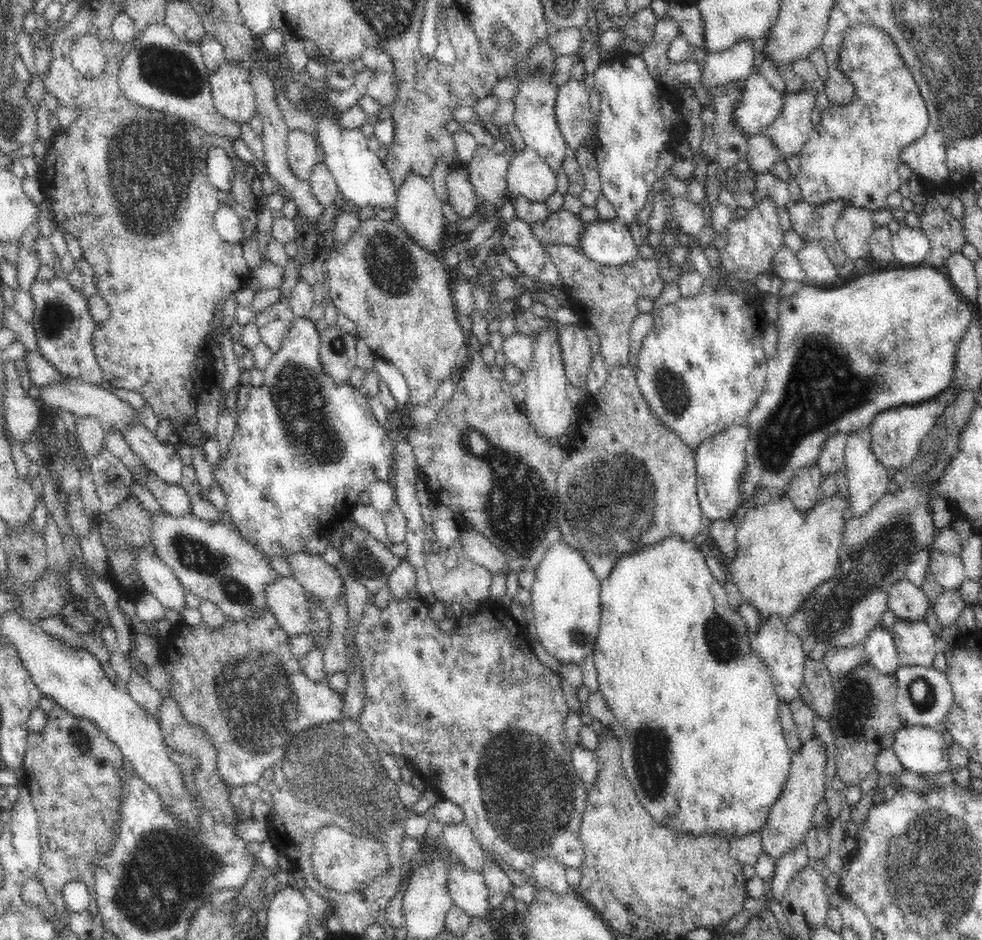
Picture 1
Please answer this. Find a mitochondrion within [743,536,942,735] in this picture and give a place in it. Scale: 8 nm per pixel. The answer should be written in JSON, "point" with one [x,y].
{"point":[923,694]}

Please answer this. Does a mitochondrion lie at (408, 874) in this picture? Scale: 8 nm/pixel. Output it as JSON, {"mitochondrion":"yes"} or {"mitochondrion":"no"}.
{"mitochondrion":"no"}

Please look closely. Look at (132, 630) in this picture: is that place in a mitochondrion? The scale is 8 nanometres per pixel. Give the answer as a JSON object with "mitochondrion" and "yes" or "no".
{"mitochondrion":"no"}

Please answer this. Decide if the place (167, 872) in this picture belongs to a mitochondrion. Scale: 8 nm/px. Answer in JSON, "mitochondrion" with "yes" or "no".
{"mitochondrion":"yes"}

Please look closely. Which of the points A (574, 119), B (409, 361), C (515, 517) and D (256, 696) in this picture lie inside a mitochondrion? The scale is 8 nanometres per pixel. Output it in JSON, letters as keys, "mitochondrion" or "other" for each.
{"A":"mitochondrion","B":"other","C":"mitochondrion","D":"mitochondrion"}

